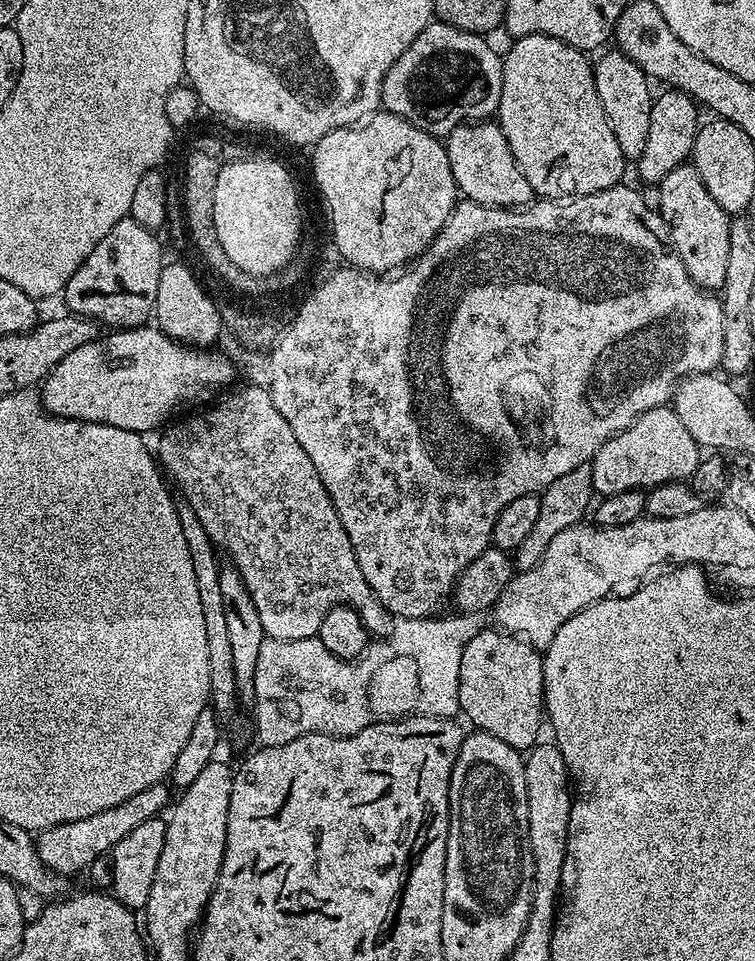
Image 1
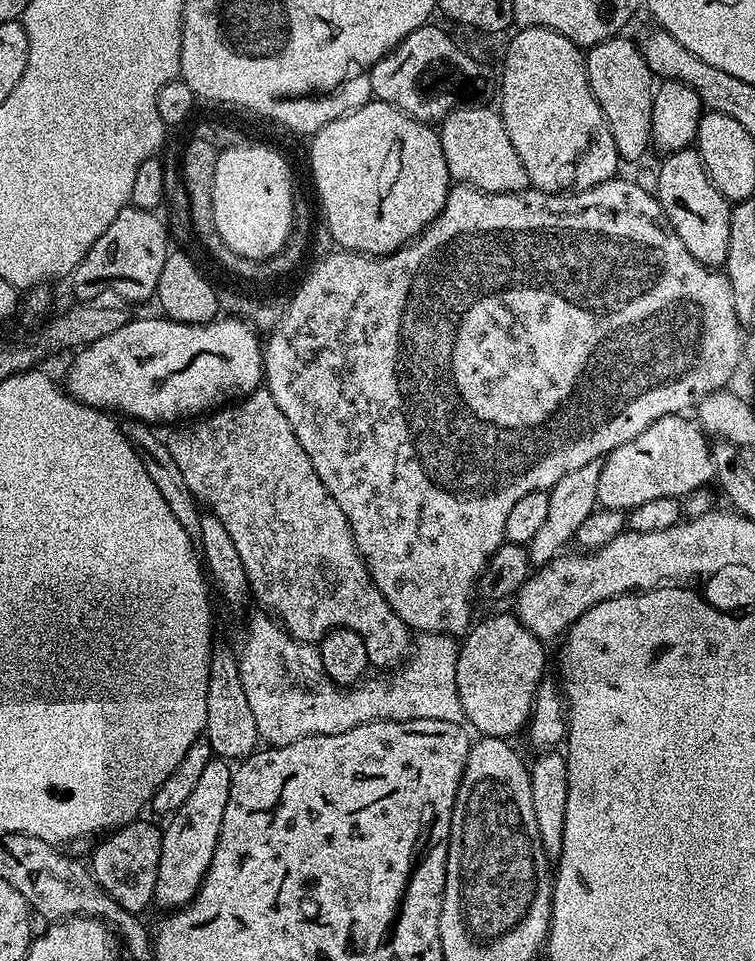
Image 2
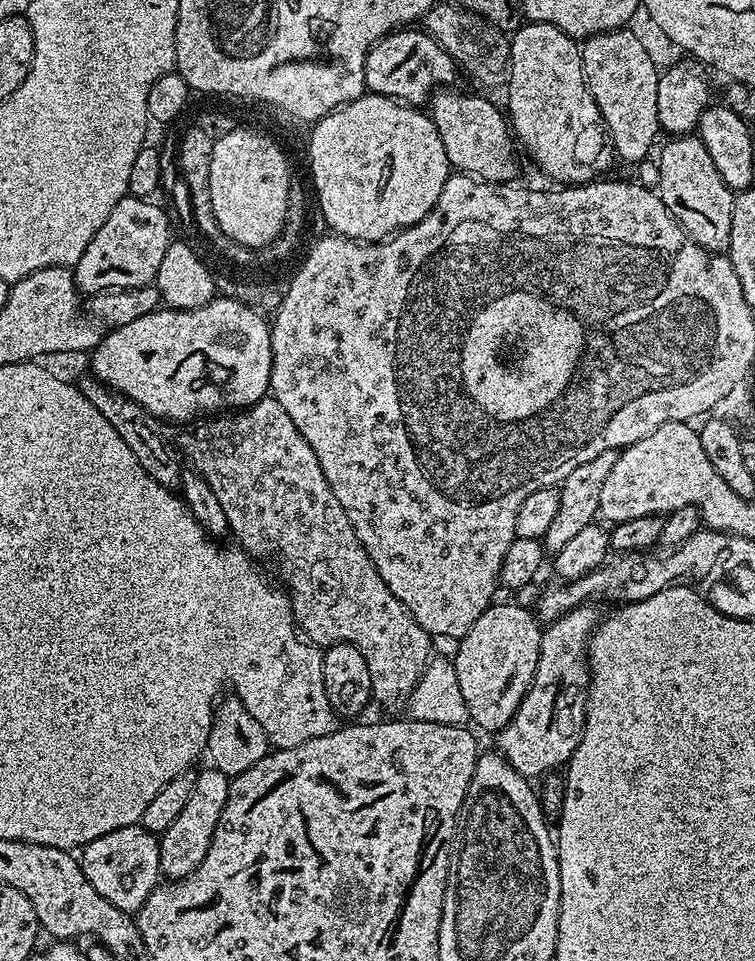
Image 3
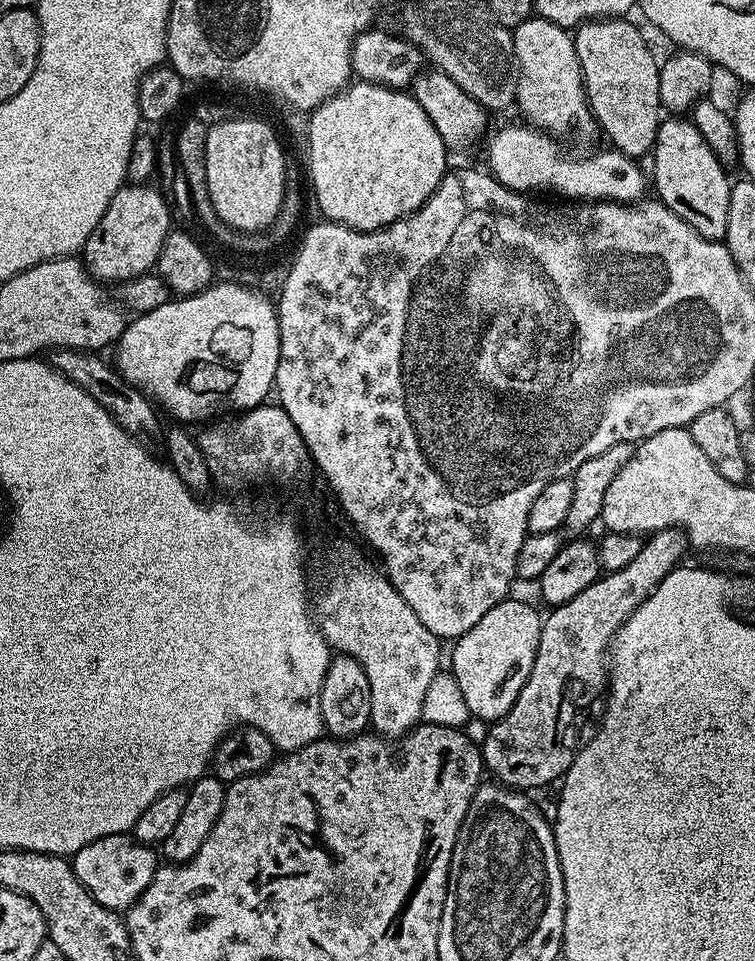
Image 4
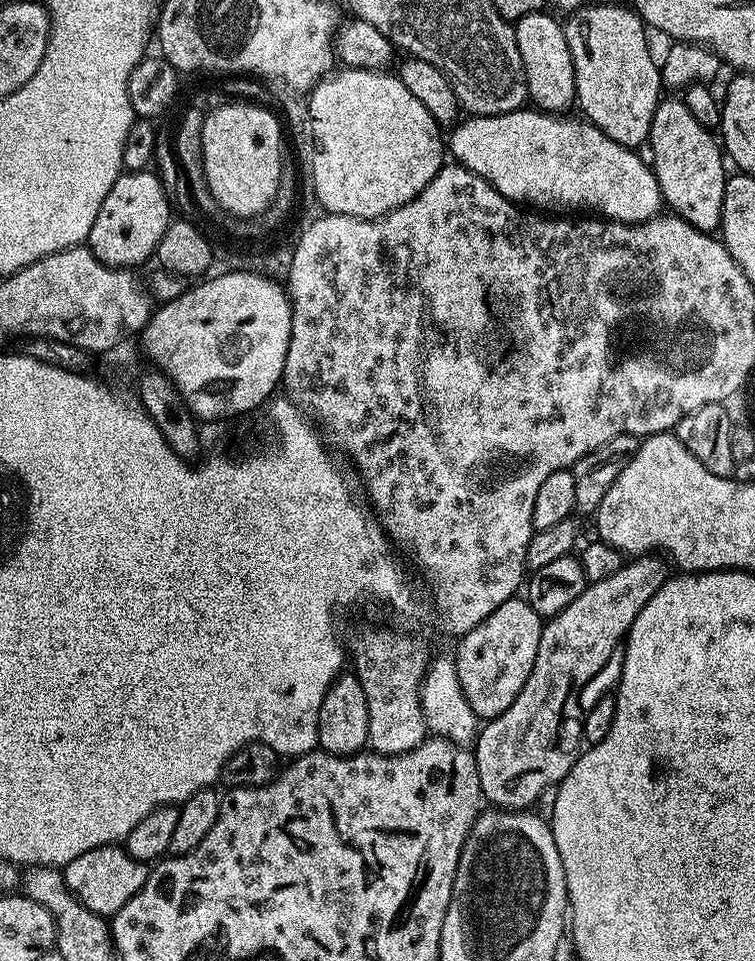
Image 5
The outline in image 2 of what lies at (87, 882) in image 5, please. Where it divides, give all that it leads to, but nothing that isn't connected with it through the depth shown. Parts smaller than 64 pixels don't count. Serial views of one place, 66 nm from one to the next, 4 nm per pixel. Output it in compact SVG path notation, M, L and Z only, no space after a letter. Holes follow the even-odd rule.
M144 819L131 820L130 823L122 824L115 830L109 831L101 839L105 840L93 850L92 864L90 860L90 871L97 884L100 885L100 890L110 898L114 898L114 902L118 902L118 906L137 914L143 913L142 910L148 903L150 905L153 903L158 882L158 862L162 854L162 838L164 837L159 823L151 824L150 821Z

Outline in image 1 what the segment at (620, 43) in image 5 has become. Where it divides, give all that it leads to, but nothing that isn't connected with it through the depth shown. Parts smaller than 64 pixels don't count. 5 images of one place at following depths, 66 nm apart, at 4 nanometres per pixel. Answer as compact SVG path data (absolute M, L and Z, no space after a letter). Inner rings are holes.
M605 51L605 56L600 61L595 61L592 70L594 86L598 90L598 102L602 102L602 110L610 122L610 130L614 130L614 138L618 138L618 147L622 149L625 161L639 162L642 150L646 147L646 138L650 135L653 85L650 77L625 52L611 51Z

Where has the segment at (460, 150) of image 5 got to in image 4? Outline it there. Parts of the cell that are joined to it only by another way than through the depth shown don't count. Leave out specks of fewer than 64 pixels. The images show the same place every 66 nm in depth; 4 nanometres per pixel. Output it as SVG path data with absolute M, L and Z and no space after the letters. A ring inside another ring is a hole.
M520 124L500 128L496 133L493 131L486 140L487 171L495 176L499 184L505 184L513 192L528 194L531 188L553 188L560 195L557 197L572 202L618 204L631 204L645 195L646 172L636 165L639 163L633 157L615 150L596 152L593 156L571 156L568 152L556 152L556 144L552 141L555 139L547 131Z

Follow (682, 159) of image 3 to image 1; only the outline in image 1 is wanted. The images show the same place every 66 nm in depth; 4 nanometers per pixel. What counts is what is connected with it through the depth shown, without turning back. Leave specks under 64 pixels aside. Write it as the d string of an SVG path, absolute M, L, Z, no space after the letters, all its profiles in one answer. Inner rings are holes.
M691 163L679 164L666 178L658 181L660 188L660 216L668 223L668 236L671 247L679 256L686 274L700 288L719 290L724 286L728 251L730 250L730 226L732 220L728 212L714 202L696 168Z

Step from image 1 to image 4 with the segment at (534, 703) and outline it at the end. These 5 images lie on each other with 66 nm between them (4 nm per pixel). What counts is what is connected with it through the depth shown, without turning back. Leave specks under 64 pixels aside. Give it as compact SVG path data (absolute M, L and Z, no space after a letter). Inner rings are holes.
M509 598L486 610L481 620L451 645L450 673L472 718L495 722L514 706L522 686L526 686L526 678L530 678L530 670L534 670L541 623L541 613L536 613L526 601Z

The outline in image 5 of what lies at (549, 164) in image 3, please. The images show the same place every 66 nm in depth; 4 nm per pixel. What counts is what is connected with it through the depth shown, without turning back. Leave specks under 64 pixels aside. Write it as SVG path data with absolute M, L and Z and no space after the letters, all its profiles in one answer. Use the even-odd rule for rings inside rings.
M547 11L526 14L521 20L515 21L514 27L518 54L522 54L522 66L526 70L531 103L536 103L533 105L539 111L560 114L568 110L568 107L573 107L576 99L574 62L566 42L563 23L548 15Z

